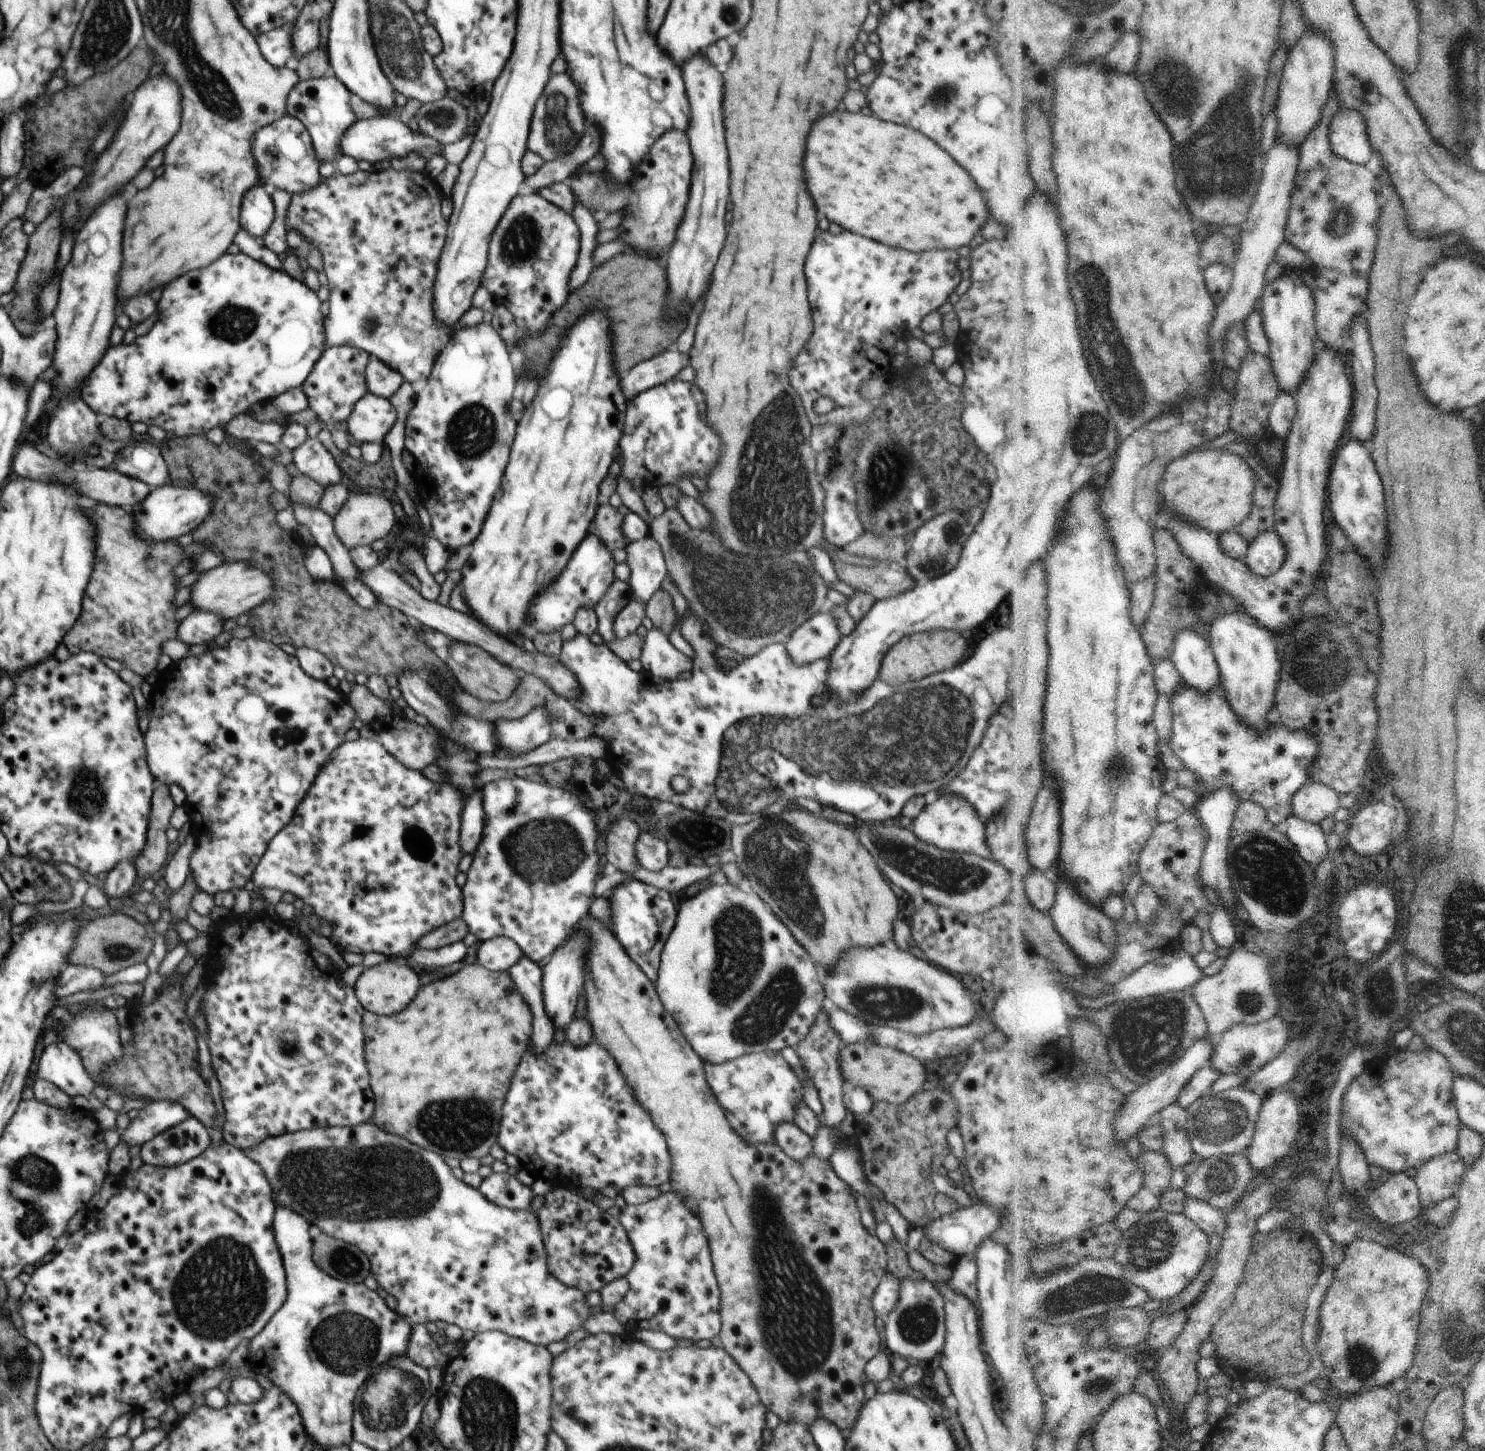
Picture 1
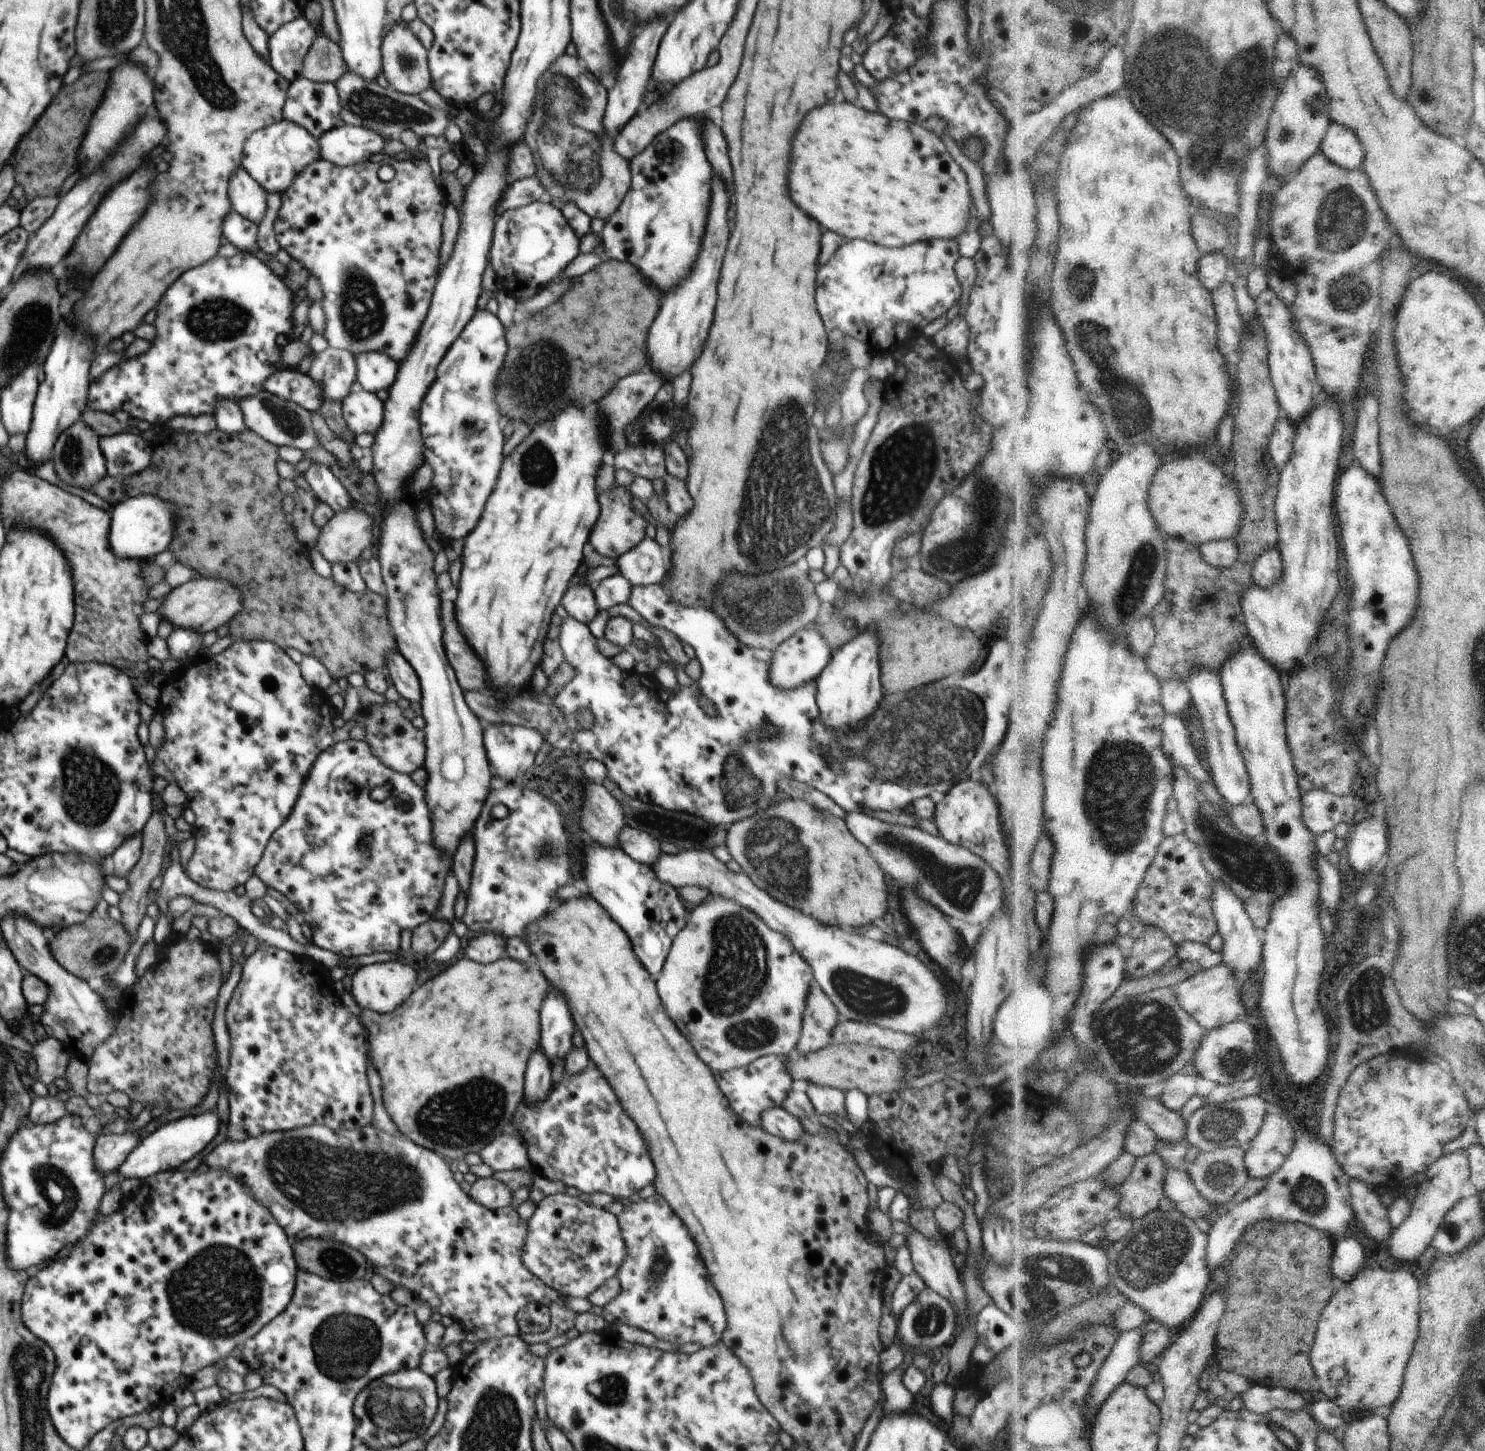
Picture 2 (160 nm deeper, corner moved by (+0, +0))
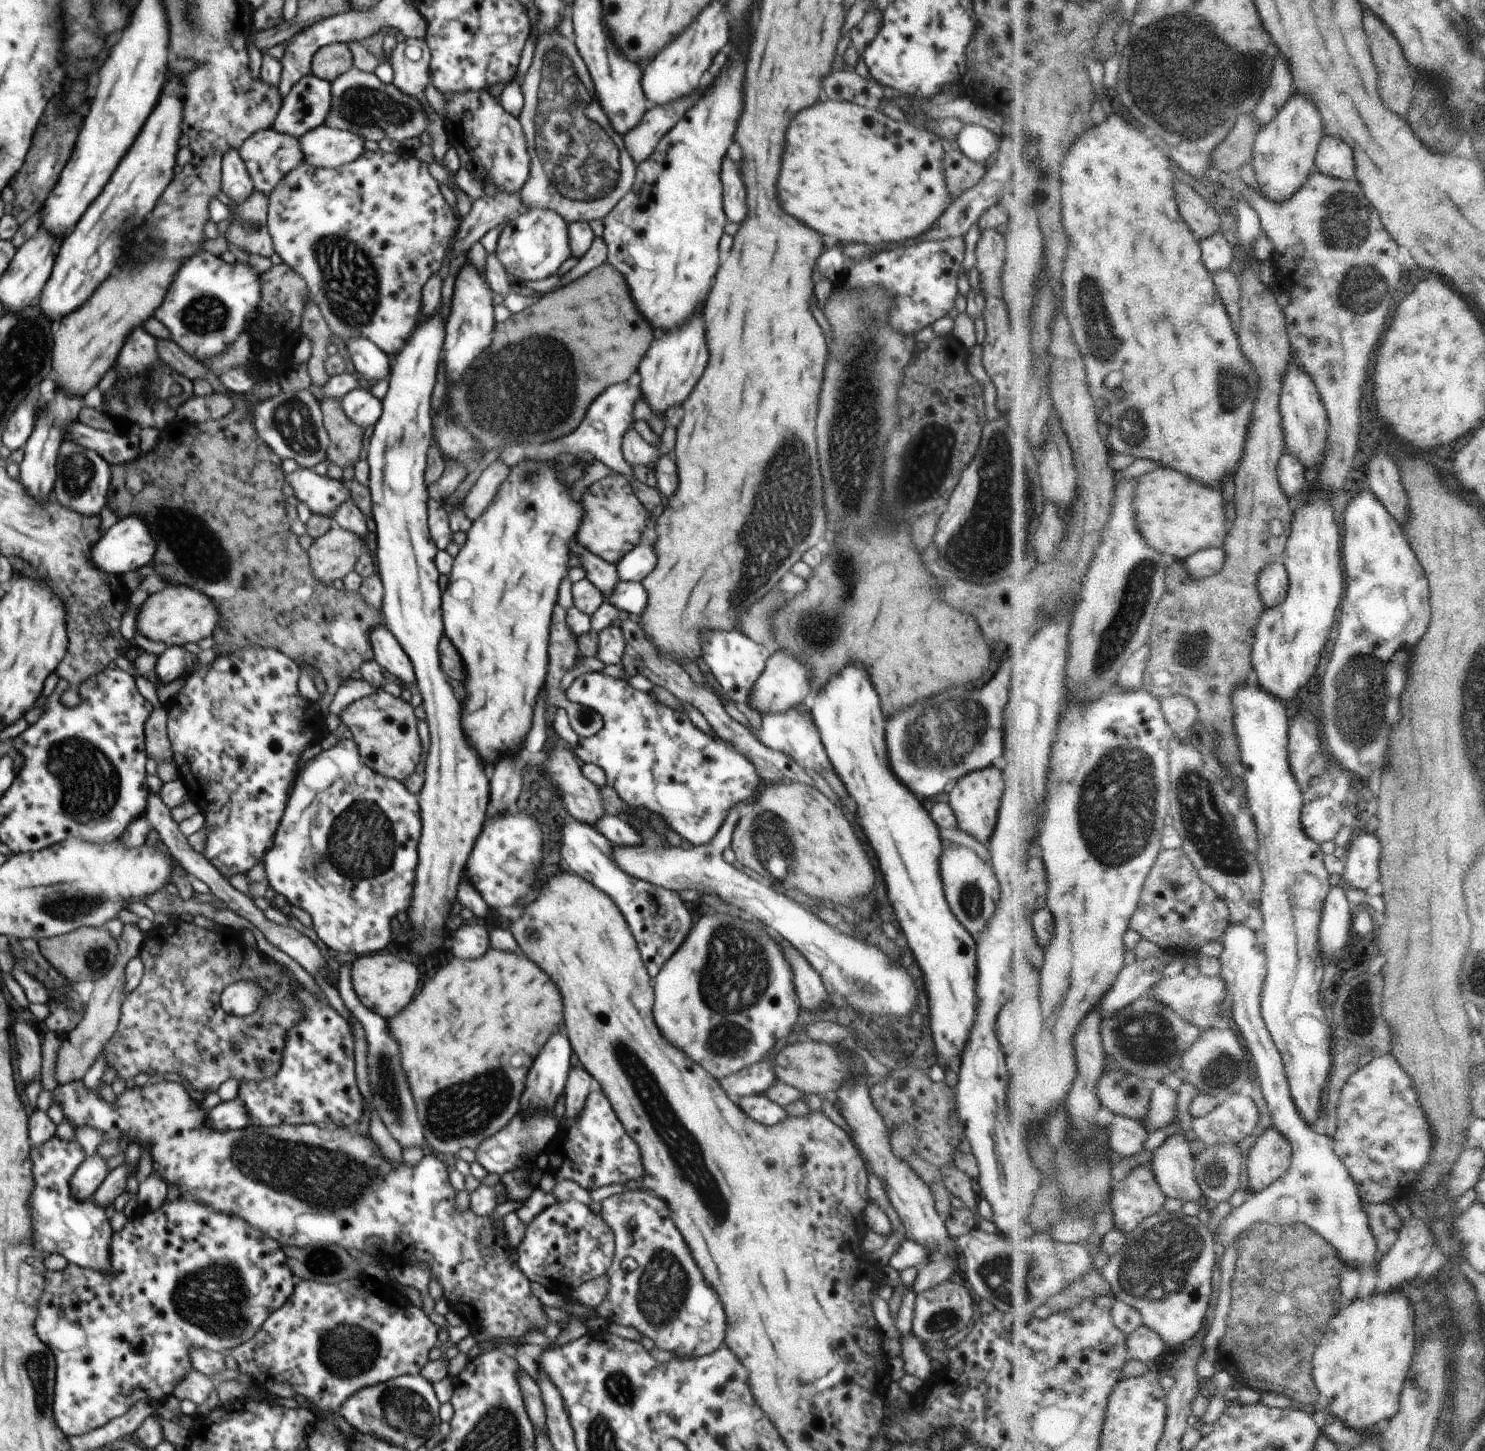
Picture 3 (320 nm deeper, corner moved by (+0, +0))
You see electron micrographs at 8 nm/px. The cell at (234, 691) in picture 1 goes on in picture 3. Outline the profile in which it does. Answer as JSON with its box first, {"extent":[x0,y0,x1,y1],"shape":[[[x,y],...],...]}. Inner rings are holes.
{"extent":[167,648,328,880],"shape":[[[243,648],[240,649],[240,652],[231,655],[218,655],[209,665],[196,665],[175,700],[169,704],[167,735],[173,750],[172,761],[180,771],[180,780],[189,790],[189,800],[197,804],[200,812],[205,816],[204,828],[207,830],[207,843],[202,853],[220,871],[220,874],[223,874],[223,877],[228,880],[233,874],[246,875],[262,858],[265,850],[272,846],[274,833],[282,818],[289,797],[288,786],[294,782],[294,775],[300,770],[300,768],[296,768],[296,764],[300,760],[300,754],[308,746],[320,742],[324,736],[324,730],[328,730],[325,718],[318,712],[314,712],[314,703],[302,697],[298,691],[297,684],[300,672],[298,664],[278,649]]]}

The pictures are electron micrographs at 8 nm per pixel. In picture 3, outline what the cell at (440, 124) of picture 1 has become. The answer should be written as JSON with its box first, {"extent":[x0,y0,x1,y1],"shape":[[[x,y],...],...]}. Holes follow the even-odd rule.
{"extent":[324,69,427,141],"shape":[[[348,69],[331,83],[332,102],[324,125],[344,129],[364,140],[379,141],[383,138],[402,141],[420,136],[427,130],[427,118],[420,100],[405,95],[393,84],[383,83],[374,73]]]}

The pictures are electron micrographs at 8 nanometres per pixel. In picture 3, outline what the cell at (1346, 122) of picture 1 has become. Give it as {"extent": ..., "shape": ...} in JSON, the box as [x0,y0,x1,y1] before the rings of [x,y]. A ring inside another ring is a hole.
{"extent":[1316,136,1356,180],"shape":[[[1326,136],[1319,150],[1316,171],[1334,178],[1352,180],[1356,176],[1354,148],[1340,138]]]}

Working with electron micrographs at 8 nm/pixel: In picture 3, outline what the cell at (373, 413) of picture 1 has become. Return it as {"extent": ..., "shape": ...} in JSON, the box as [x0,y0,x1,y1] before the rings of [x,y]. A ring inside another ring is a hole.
{"extent":[341,388,383,426],"shape":[[[358,388],[351,390],[341,398],[341,407],[346,416],[358,426],[375,426],[383,411],[382,401],[370,391]]]}

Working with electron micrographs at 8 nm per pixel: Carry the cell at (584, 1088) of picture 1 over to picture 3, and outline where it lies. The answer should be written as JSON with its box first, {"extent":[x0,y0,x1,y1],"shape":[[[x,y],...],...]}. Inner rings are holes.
{"extent":[542,1090,644,1193],"shape":[[[602,1090],[589,1092],[584,1108],[570,1129],[558,1125],[558,1132],[542,1150],[550,1161],[549,1169],[556,1180],[573,1180],[591,1193],[609,1184],[625,1184],[628,1180],[641,1180],[644,1167],[638,1145],[628,1136],[625,1126],[618,1120],[608,1097]]]}

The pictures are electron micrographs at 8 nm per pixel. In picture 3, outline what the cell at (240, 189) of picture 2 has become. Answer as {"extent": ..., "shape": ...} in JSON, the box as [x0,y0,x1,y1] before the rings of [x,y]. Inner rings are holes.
{"extent":[221,147,255,203],"shape":[[[230,147],[221,160],[221,190],[234,203],[241,203],[255,188],[239,149]]]}

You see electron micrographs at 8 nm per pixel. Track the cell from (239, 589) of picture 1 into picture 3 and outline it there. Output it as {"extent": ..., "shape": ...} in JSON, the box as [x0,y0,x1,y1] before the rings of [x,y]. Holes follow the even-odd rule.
{"extent":[135,584,219,647],"shape":[[[169,584],[164,590],[151,594],[141,606],[135,630],[154,642],[164,642],[168,647],[182,647],[186,642],[197,643],[213,636],[219,612],[205,594],[184,585]]]}

